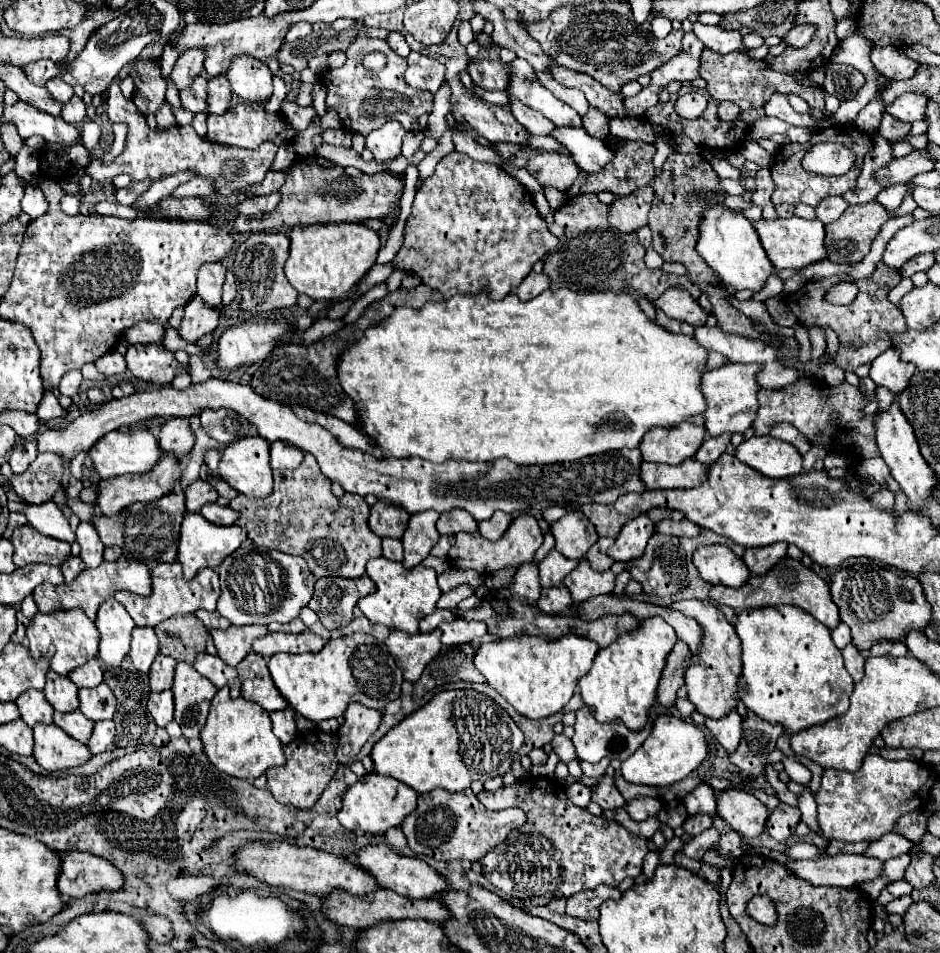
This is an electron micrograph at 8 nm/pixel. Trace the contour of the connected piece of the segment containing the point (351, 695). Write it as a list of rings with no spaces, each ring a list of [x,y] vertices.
[[[366,633],[330,639],[318,653],[274,655],[268,661],[268,669],[278,693],[288,701],[288,705],[316,723],[344,715],[350,703],[382,711],[386,703],[400,697],[400,685],[404,681],[402,671],[394,663],[386,645]]]

